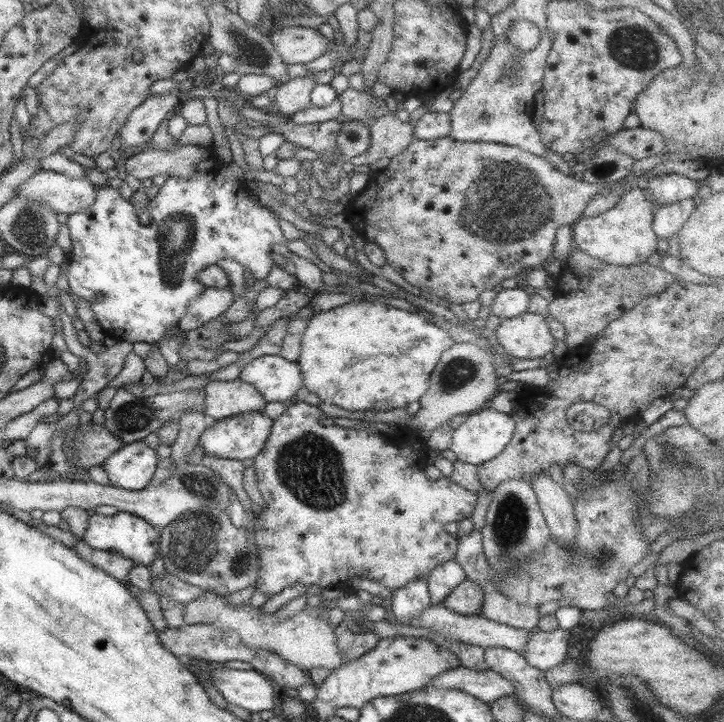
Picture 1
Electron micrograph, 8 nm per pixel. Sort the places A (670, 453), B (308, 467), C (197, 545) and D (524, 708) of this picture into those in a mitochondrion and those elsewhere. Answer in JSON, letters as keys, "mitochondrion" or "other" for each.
{"A":"mitochondrion","B":"mitochondrion","C":"mitochondrion","D":"other"}

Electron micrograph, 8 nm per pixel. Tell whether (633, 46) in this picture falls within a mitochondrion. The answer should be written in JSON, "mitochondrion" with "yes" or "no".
{"mitochondrion":"yes"}

